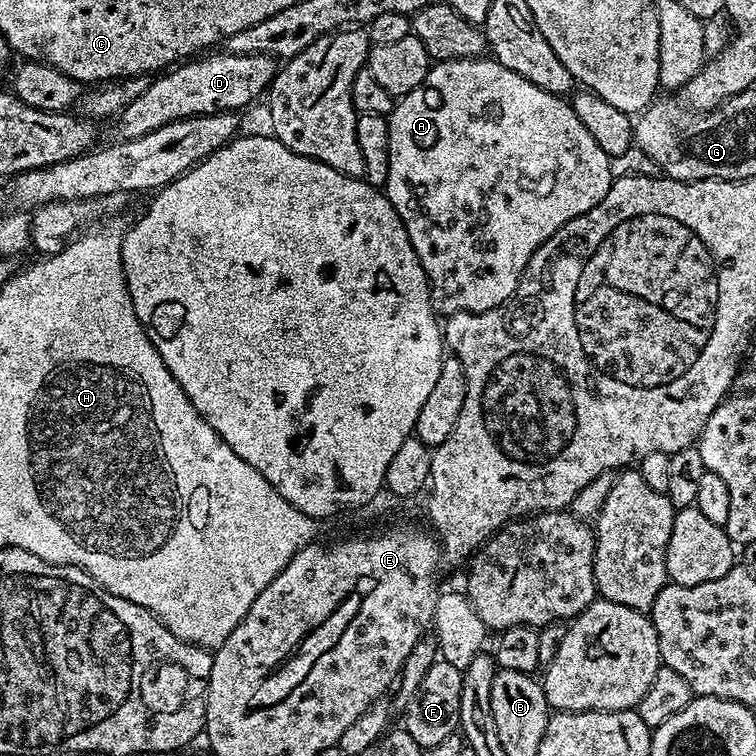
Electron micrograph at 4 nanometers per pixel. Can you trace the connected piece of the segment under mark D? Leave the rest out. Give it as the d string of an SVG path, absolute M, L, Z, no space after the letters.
M227 50L221 52L218 56L204 54L199 58L189 58L161 71L155 79L149 82L146 90L142 90L142 94L138 94L138 98L134 98L134 102L130 102L130 106L121 110L118 119L115 121L115 124L117 123L117 137L120 140L142 138L175 120L185 120L191 116L209 116L215 112L236 112L241 110L240 108L246 107L247 104L254 103L259 96L261 99L267 93L268 87L272 84L272 79L276 76L277 61L266 54L234 54Z

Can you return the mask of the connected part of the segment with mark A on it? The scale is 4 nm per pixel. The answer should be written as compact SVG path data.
M477 58L474 60L442 60L433 63L428 69L426 78L414 90L399 97L398 103L388 117L390 126L390 174L386 185L386 195L394 206L398 218L406 226L406 234L410 234L410 242L414 246L414 254L418 254L418 262L422 262L422 270L428 279L432 308L437 317L447 318L459 312L485 312L505 304L516 293L518 282L530 262L530 258L542 246L542 242L557 232L566 222L586 214L610 190L614 179L613 161L590 138L590 130L578 122L578 114L574 114L571 103L567 99L550 94L534 82L526 82L522 74L514 74L514 70L506 70L497 60Z

